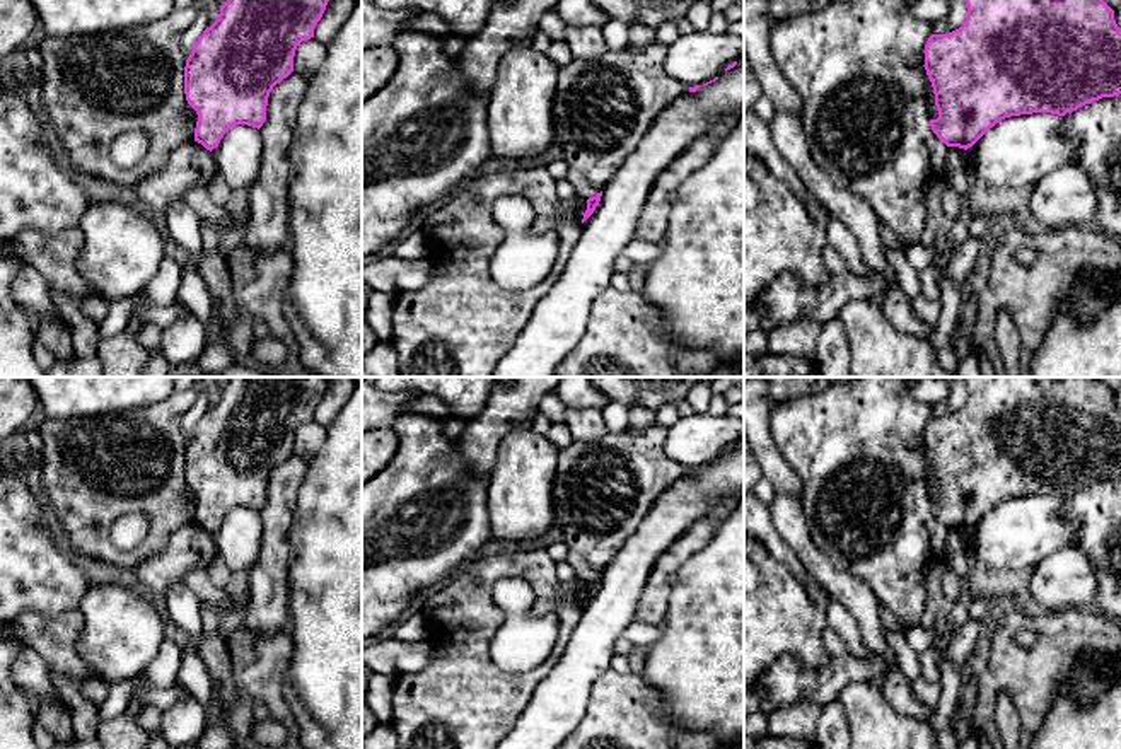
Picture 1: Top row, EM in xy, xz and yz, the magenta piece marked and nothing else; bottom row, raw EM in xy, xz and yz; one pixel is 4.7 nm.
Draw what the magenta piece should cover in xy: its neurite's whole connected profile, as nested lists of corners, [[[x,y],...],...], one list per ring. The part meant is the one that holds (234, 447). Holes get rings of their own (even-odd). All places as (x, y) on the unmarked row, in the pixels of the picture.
[[[232,377],[220,387],[218,401],[198,420],[184,449],[186,483],[198,496],[195,524],[212,534],[232,508],[263,508],[270,474],[293,454],[295,432],[314,420],[328,384],[329,377]]]

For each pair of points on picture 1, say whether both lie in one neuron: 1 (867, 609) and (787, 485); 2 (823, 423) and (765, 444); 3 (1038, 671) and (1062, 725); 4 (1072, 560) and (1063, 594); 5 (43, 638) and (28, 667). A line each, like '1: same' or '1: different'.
1: different
2: different
3: different
4: same
5: different

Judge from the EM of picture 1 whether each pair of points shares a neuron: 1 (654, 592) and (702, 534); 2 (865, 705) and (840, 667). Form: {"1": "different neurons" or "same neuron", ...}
{"1": "same neuron", "2": "different neurons"}

